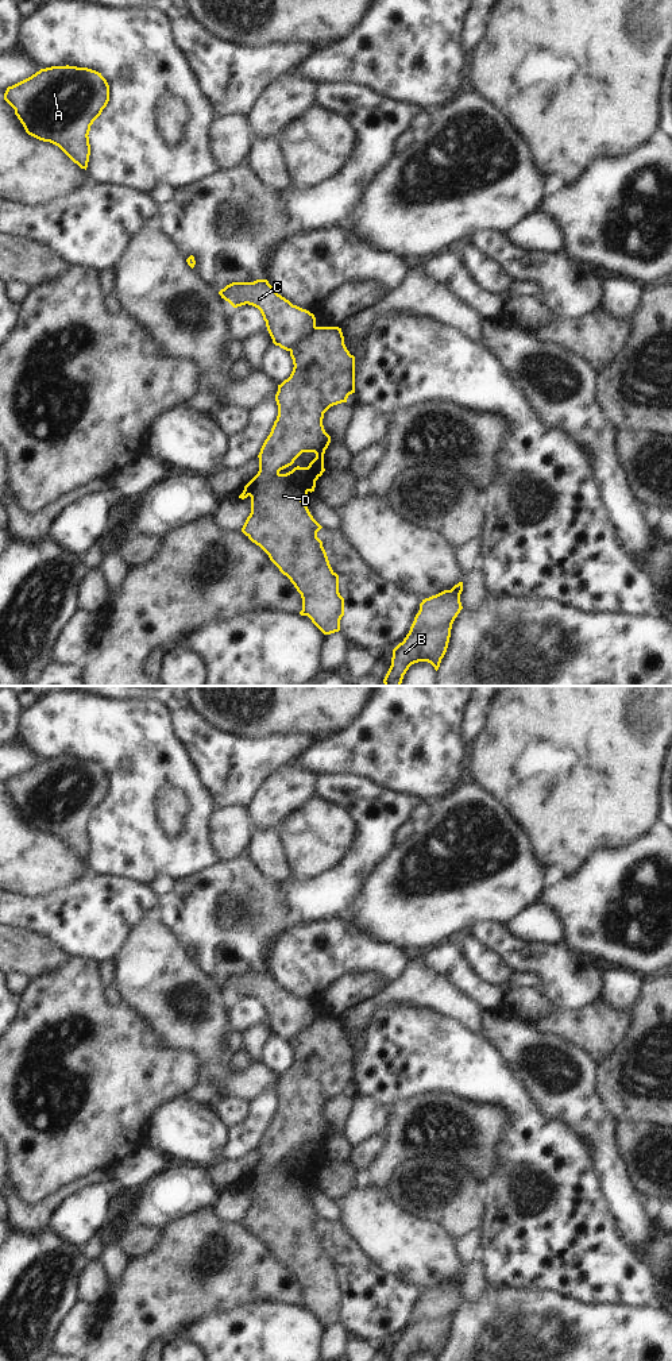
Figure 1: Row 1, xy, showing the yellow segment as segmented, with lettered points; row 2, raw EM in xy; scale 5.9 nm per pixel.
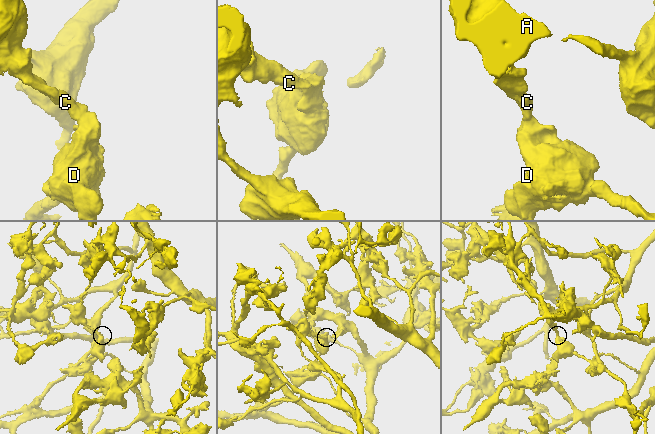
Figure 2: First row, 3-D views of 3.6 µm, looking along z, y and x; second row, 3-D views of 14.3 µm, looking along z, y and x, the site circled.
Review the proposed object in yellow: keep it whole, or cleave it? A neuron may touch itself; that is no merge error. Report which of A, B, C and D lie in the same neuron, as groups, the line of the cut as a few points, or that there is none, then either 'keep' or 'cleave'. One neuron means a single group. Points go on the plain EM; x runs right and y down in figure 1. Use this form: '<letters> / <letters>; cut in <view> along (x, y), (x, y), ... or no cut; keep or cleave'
A C / B D; cut in xy along (316, 1018), (289, 1041); cleave

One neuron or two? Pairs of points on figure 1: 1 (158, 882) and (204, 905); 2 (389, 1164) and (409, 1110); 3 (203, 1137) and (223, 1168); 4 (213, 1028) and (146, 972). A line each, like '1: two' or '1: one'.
1: two
2: one
3: two
4: one

